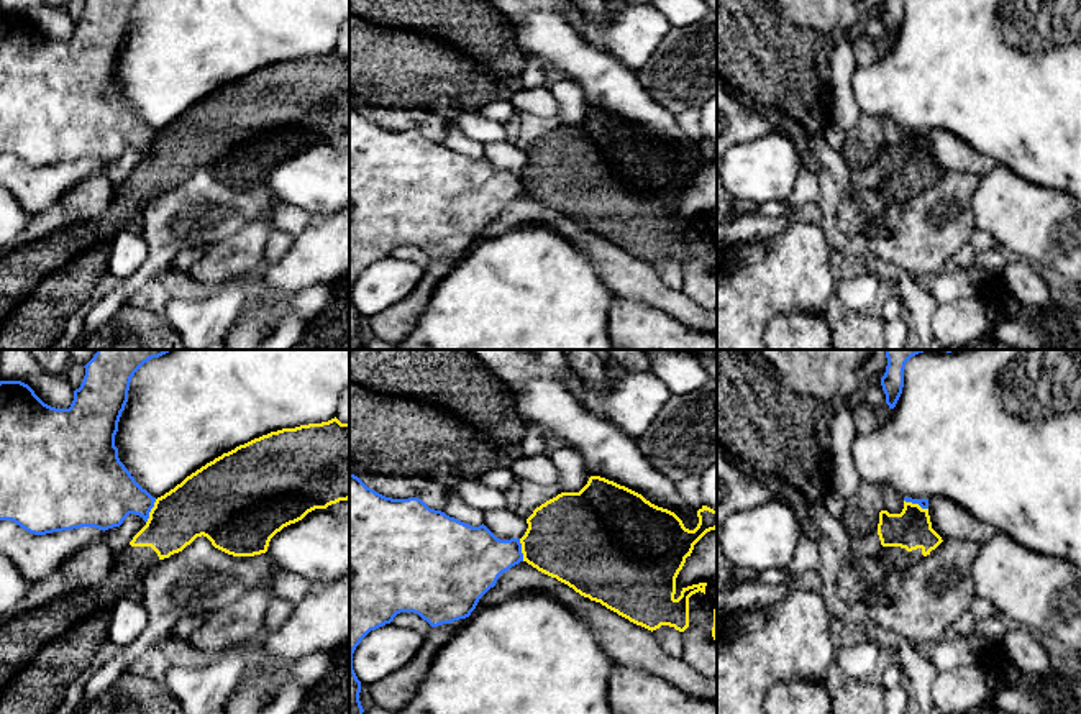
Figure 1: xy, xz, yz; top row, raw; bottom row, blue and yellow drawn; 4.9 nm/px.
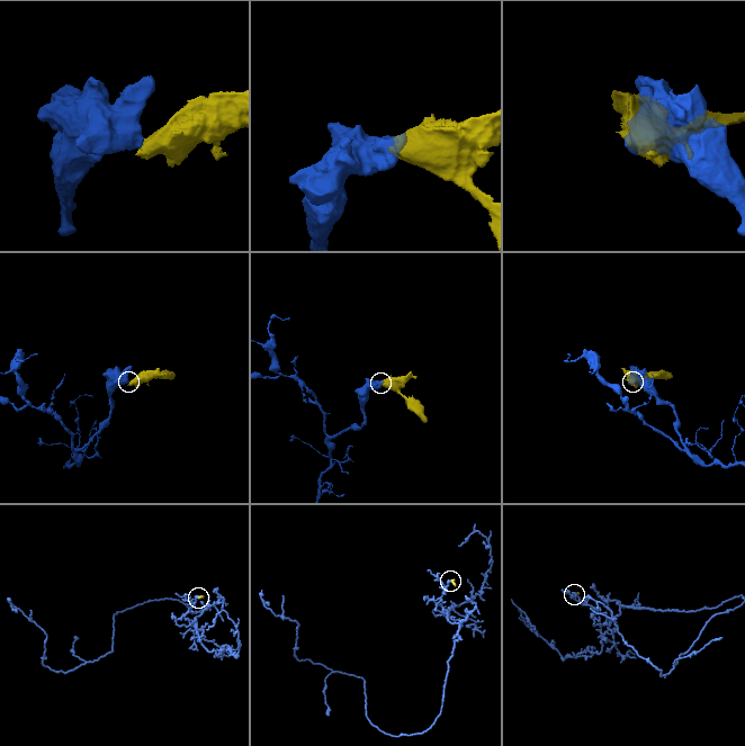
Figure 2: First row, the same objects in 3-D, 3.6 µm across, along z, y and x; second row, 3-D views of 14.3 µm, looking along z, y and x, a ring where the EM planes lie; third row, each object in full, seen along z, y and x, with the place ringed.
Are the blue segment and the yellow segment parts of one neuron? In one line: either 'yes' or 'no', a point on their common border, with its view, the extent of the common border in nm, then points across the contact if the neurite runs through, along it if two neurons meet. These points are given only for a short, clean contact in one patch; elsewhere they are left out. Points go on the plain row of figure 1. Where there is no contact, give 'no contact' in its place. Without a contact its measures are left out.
no; meets blue in xy at (150, 143); contact 130 nm long; border along xy (156, 132), (146, 155)

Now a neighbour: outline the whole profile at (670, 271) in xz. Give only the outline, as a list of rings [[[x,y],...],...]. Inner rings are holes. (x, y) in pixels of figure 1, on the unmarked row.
[[[661,258],[659,261],[653,263],[653,266],[658,276],[661,277],[661,281],[669,289],[676,289],[676,291],[682,289],[684,276],[679,263],[669,258]]]

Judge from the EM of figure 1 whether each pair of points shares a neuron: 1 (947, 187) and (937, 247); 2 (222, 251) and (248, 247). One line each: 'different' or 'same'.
1: same
2: same

